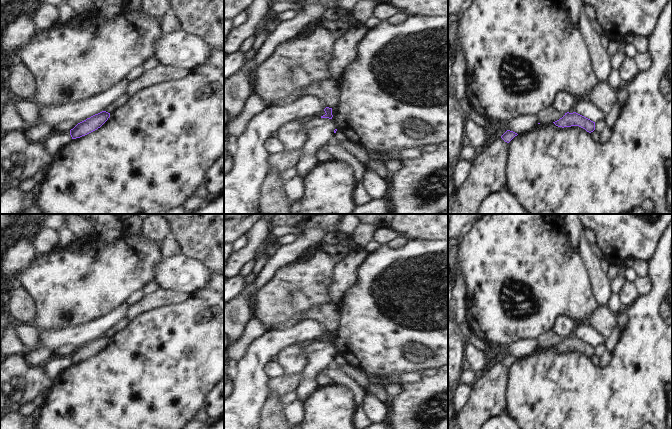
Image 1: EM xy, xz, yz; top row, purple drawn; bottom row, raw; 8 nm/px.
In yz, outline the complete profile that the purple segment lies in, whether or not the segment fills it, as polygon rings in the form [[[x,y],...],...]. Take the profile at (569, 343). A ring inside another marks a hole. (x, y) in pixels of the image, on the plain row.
[[[565,337],[565,339],[559,344],[553,346],[558,351],[571,351],[571,350],[579,350],[585,353],[587,356],[591,357],[595,354],[595,346],[590,343],[576,337]]]

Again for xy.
[[[102,335],[78,347],[73,353],[70,354],[72,363],[80,362],[97,354],[108,344],[109,341],[110,337]]]

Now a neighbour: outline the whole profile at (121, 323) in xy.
[[[124,316],[123,318],[121,318],[120,320],[118,320],[115,324],[113,324],[103,334],[100,334],[99,337],[102,336],[102,335],[106,335],[106,336],[108,336],[108,337],[111,338],[114,333],[116,333],[118,330],[120,330],[123,327],[125,327],[129,323],[129,321],[130,320]]]

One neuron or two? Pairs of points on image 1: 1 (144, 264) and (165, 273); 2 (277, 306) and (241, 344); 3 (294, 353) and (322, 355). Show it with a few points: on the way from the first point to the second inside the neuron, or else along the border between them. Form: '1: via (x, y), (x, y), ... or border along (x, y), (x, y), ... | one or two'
1: border along (163, 256), (155, 268), (153, 277) | two
2: border along (255, 299), (254, 313), (267, 330) | two
3: border along (304, 344), (302, 349), (304, 366), (300, 373) | two

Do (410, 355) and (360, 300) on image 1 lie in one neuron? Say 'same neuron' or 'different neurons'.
same neuron

